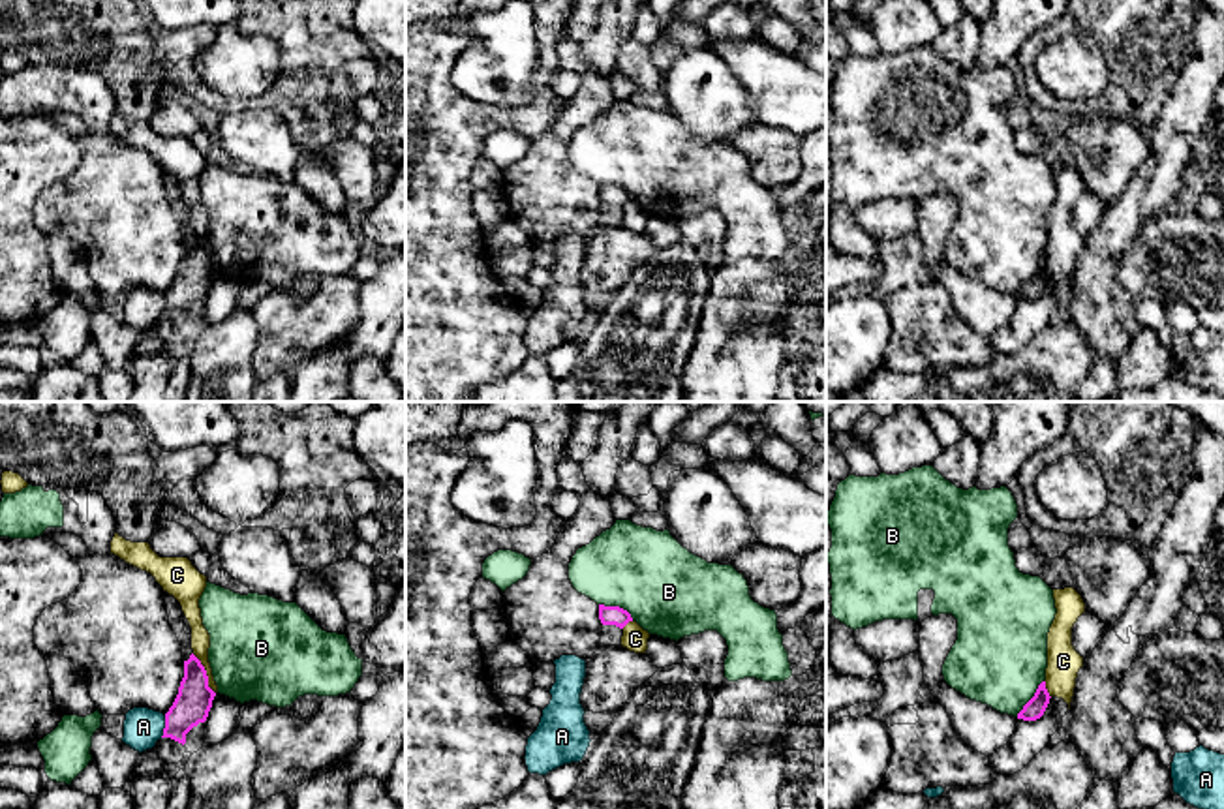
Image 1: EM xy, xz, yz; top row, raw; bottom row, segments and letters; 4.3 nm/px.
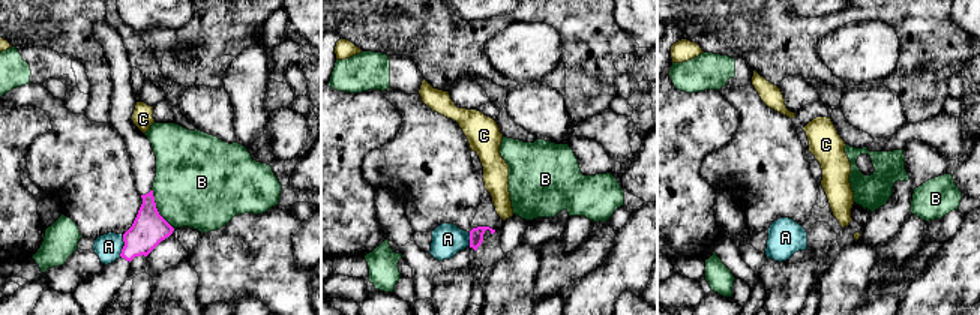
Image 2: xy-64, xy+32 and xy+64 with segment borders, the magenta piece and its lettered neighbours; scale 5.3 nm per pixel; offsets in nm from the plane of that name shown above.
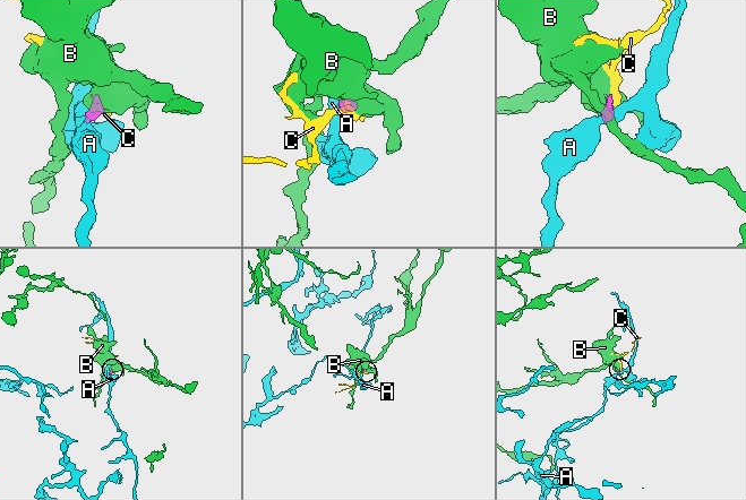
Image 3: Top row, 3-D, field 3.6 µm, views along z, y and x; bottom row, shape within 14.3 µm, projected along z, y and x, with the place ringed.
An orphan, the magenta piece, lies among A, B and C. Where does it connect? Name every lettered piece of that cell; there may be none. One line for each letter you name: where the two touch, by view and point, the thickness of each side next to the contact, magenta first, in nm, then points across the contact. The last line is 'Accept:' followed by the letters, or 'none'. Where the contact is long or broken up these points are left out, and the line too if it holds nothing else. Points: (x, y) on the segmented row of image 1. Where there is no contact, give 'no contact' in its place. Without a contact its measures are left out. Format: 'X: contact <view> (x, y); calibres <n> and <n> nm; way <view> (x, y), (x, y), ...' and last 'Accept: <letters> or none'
Accept: none

